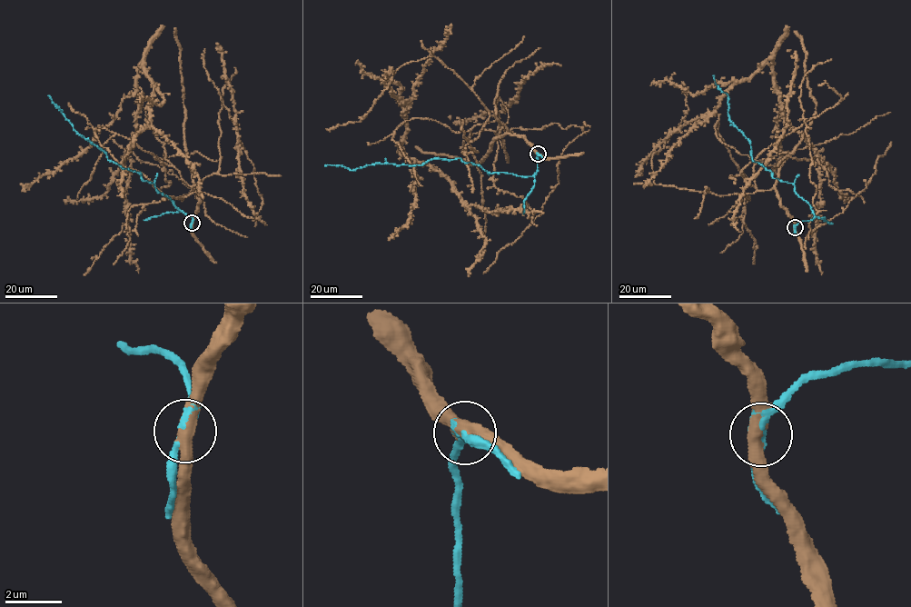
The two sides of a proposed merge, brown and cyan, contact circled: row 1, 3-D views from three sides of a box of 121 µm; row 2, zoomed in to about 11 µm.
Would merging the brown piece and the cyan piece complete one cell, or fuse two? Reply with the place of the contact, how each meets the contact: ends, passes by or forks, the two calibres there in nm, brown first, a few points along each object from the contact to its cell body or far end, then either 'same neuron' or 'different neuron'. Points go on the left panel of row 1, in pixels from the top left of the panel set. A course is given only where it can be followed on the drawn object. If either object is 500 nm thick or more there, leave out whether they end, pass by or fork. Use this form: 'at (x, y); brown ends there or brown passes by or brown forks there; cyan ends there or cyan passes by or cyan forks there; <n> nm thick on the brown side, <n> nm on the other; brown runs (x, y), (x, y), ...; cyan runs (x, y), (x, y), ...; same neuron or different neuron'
at (192, 223); brown passes by; cyan passes by; 440 nm thick on the brown side, 280 nm on the other; brown runs (192, 223), (194, 184), (183, 201), (166, 197), (123, 165), (149, 120), (143, 65), (125, 194), (138, 273); cyan runs (192, 223), (192, 216), (159, 193), (153, 183), (143, 181), (140, 173), (123, 168), (79, 134), (48, 95); different neuron

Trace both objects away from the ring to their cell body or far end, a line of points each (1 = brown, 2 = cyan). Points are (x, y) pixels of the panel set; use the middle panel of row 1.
1: (538, 154), (437, 57), (405, 63), (385, 83), (408, 107), (408, 158), (467, 204), (544, 212)
2: (538, 154), (532, 176), (491, 173), (460, 158), (430, 159), (418, 165), (376, 163), (351, 171), (324, 164)

